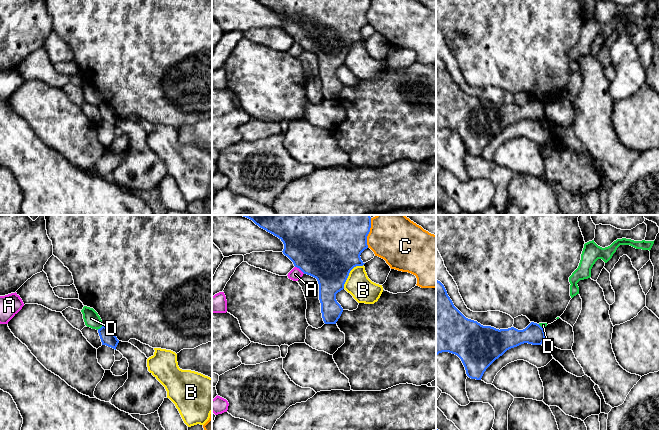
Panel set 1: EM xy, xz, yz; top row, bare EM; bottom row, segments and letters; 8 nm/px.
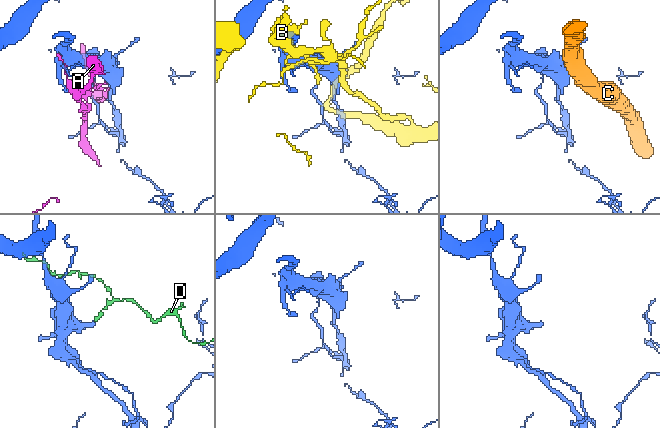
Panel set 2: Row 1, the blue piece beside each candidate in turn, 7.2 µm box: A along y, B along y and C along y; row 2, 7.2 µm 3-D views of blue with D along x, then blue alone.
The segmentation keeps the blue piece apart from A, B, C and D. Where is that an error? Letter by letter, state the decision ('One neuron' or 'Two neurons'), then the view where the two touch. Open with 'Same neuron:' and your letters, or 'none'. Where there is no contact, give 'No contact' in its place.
Same neuron: none
A: Two neurons. Touches blue in xz
B: Two neurons. Touches blue in xz
C: Two neurons. Touches blue in xz
D: Two neurons. Touches blue in xy

